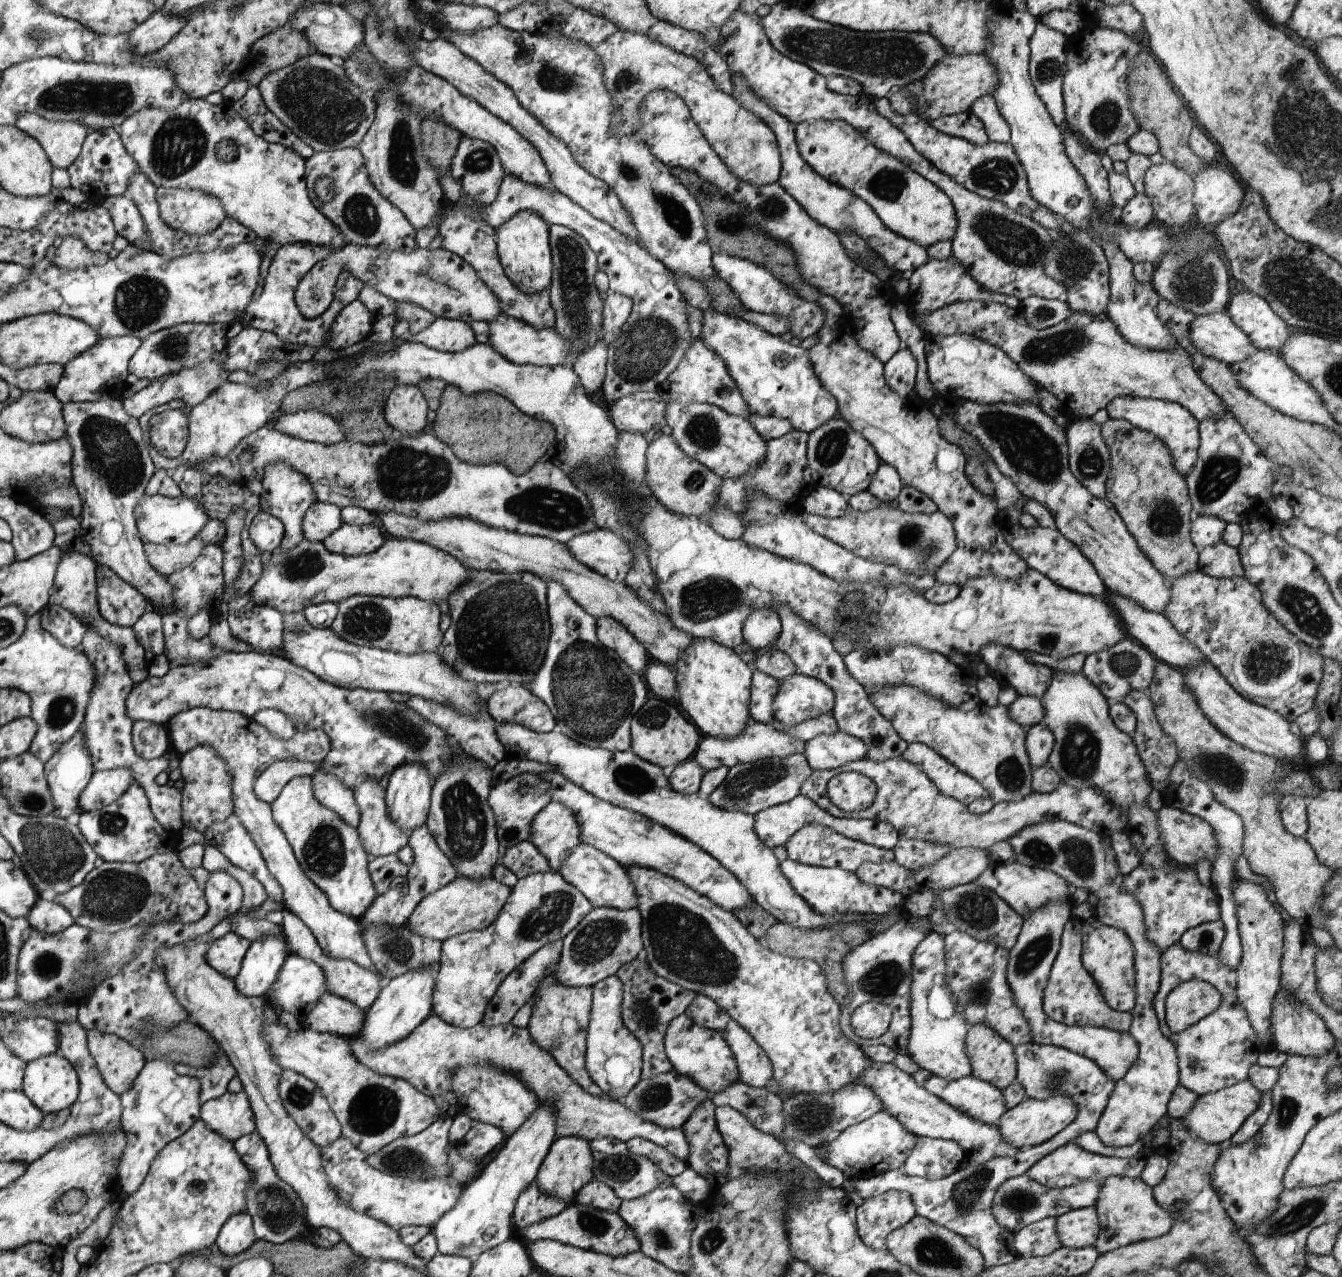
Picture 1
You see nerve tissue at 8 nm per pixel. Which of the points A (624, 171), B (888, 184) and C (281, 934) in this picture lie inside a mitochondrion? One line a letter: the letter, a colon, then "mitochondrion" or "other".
A: mitochondrion
B: mitochondrion
C: other

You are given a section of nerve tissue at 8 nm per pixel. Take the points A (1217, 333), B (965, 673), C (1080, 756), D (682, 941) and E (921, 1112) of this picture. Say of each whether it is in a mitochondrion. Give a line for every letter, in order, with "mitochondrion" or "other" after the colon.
A: other
B: other
C: mitochondrion
D: mitochondrion
E: other

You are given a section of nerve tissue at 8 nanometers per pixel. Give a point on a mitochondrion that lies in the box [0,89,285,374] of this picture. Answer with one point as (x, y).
(180, 143)

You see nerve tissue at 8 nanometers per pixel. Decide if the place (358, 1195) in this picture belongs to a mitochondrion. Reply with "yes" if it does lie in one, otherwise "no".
no

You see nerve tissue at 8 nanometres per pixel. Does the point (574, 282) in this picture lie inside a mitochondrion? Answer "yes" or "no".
yes

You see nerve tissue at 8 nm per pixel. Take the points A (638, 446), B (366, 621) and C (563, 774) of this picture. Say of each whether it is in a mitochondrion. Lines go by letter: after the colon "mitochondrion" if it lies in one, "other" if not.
A: other
B: mitochondrion
C: other

